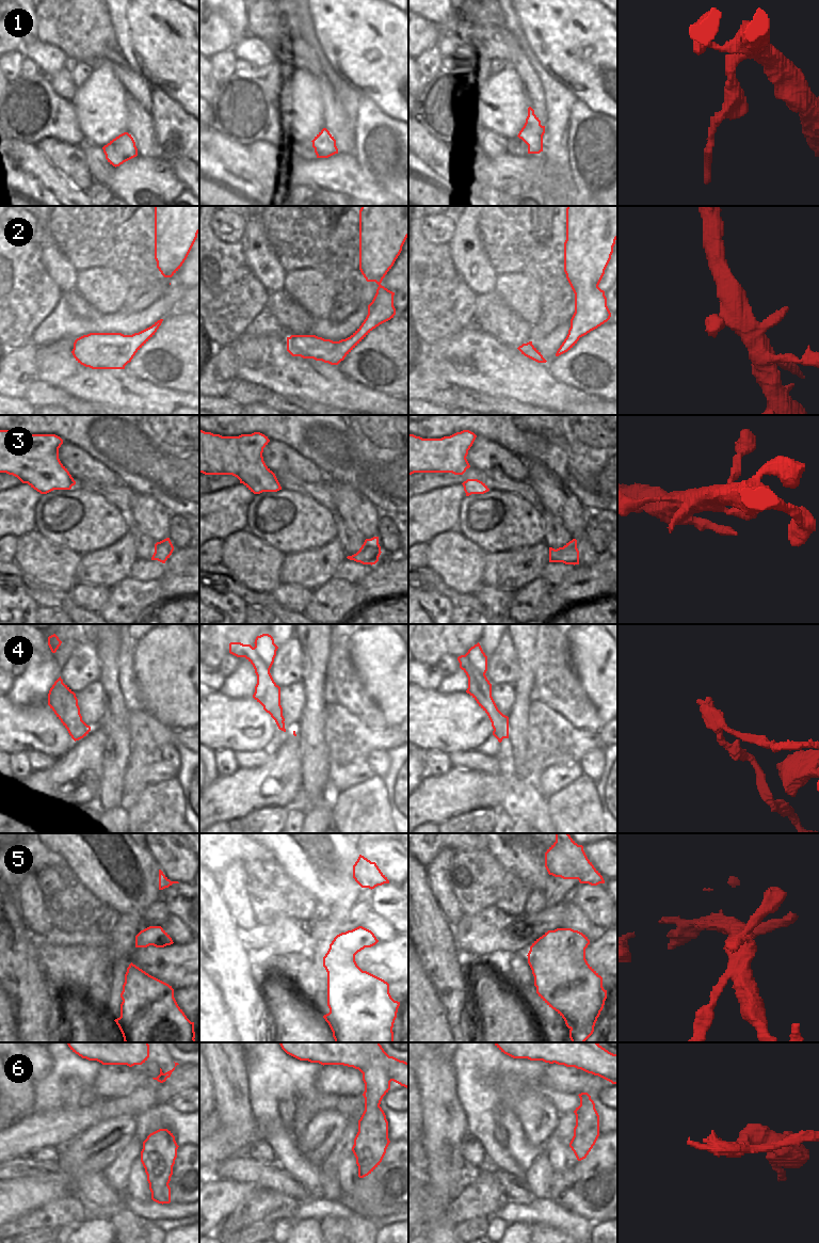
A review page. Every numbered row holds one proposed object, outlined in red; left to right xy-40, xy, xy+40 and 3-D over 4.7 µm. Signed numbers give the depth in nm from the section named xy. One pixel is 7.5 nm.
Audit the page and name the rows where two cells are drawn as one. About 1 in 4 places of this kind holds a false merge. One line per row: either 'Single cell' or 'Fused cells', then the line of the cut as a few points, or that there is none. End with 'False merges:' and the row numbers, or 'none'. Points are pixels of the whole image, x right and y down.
1: Fused cells. Split along xy+40 (542, 146), (539, 148), (540, 152)
2: Single cell. No split
3: Single cell. No split
4: Fused cells. Split along xy (271, 714), (283, 722)
5: Single cell. No split
6: Fused cells. Split along xy (380, 1101), (373, 1105), (365, 1105)
False merges: 1, 4, 6

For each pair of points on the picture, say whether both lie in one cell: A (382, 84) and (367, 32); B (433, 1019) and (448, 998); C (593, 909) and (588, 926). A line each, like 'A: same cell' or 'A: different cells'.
A: same cell
B: different cells
C: different cells

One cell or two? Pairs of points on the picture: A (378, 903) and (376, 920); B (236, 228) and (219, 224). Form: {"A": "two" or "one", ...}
{"A": "two", "B": "one"}

